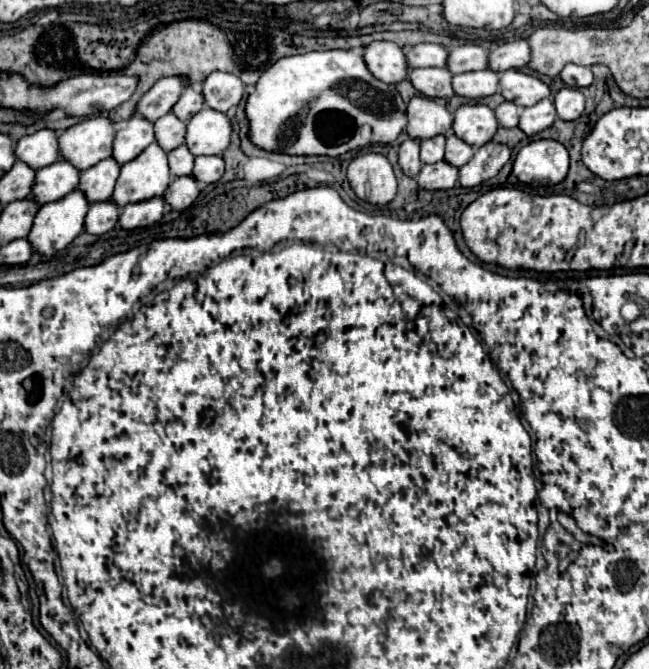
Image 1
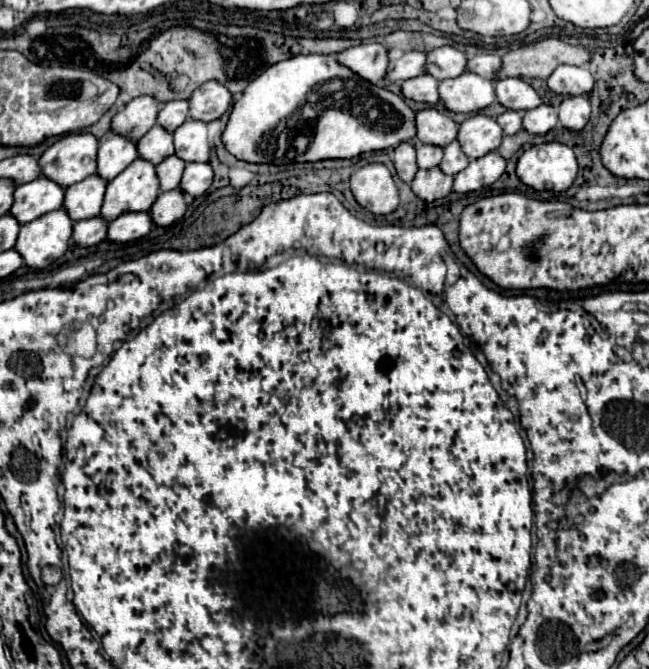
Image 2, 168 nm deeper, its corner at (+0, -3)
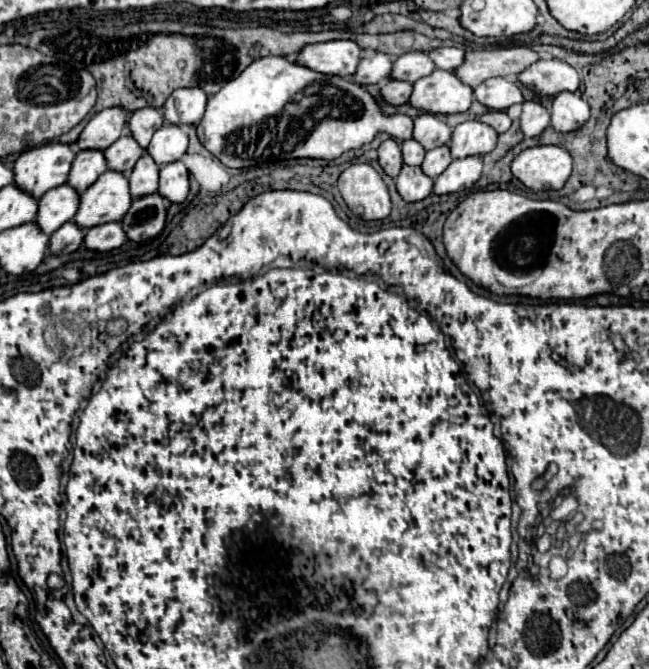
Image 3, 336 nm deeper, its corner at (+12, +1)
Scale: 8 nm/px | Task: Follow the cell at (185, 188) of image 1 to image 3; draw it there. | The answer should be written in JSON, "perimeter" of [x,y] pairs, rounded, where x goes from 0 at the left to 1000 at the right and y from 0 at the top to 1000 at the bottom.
{"perimeter":[[[228,290],[203,302],[188,326],[191,347],[203,362],[222,362],[243,353],[256,332],[256,299],[247,290]]]}

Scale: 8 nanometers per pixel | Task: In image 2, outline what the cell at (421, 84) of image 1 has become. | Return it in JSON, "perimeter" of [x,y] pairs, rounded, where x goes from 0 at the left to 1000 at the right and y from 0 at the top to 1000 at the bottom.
{"perimeter":[[[663,111],[632,117],[632,120],[626,120],[619,126],[619,141],[622,141],[622,146],[635,146],[641,152],[672,155],[678,149],[678,143],[675,143],[675,120],[666,117]]]}

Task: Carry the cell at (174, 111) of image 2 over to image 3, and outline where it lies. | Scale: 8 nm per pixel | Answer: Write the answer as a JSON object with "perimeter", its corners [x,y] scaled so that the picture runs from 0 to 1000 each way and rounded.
{"perimeter":[[[219,161],[200,170],[197,176],[197,194],[203,206],[210,206],[213,218],[228,218],[234,200],[250,188],[250,170],[240,161]]]}

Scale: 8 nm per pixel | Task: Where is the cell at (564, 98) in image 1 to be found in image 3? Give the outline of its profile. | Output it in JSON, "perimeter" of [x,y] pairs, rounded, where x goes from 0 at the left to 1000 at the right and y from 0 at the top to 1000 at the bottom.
{"perimeter":[[[863,138],[851,155],[851,191],[860,197],[884,197],[909,176],[906,152],[884,138]]]}

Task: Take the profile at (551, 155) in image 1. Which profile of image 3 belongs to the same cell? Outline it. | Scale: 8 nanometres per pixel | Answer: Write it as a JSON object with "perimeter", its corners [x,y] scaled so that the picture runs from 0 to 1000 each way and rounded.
{"perimeter":[[[823,218],[789,242],[789,260],[817,284],[863,284],[881,260],[881,233],[863,218]]]}

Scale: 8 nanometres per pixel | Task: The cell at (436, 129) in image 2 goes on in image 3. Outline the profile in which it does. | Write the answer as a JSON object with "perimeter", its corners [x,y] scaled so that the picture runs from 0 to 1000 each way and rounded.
{"perimeter":[[[647,170],[638,179],[638,206],[656,221],[669,224],[675,218],[684,218],[693,212],[696,191],[687,188],[675,173],[669,170]]]}

